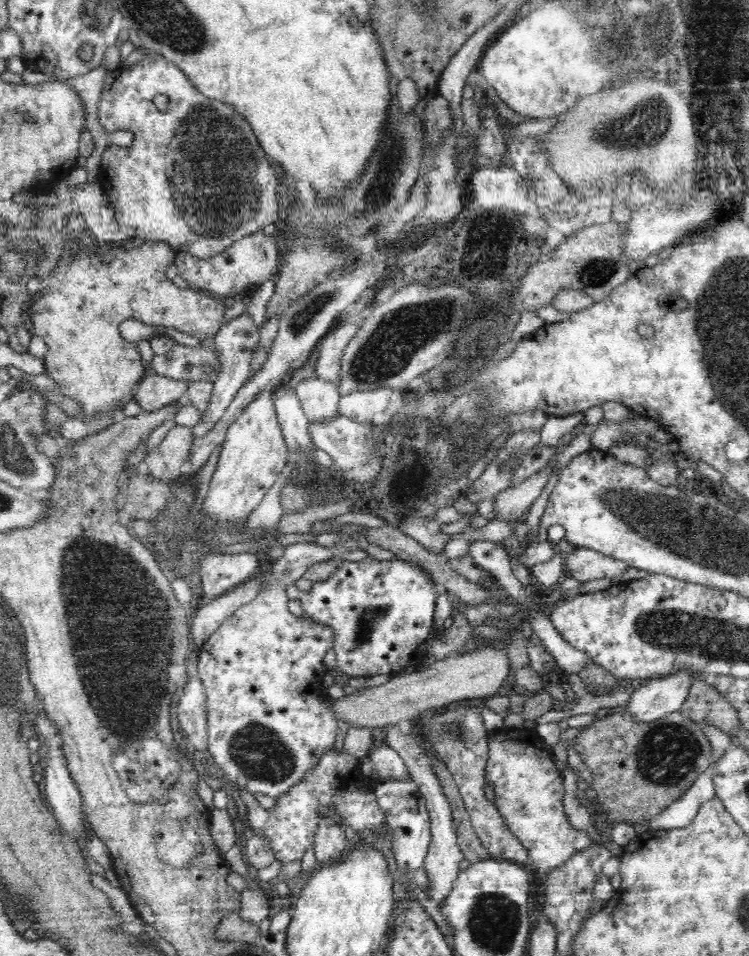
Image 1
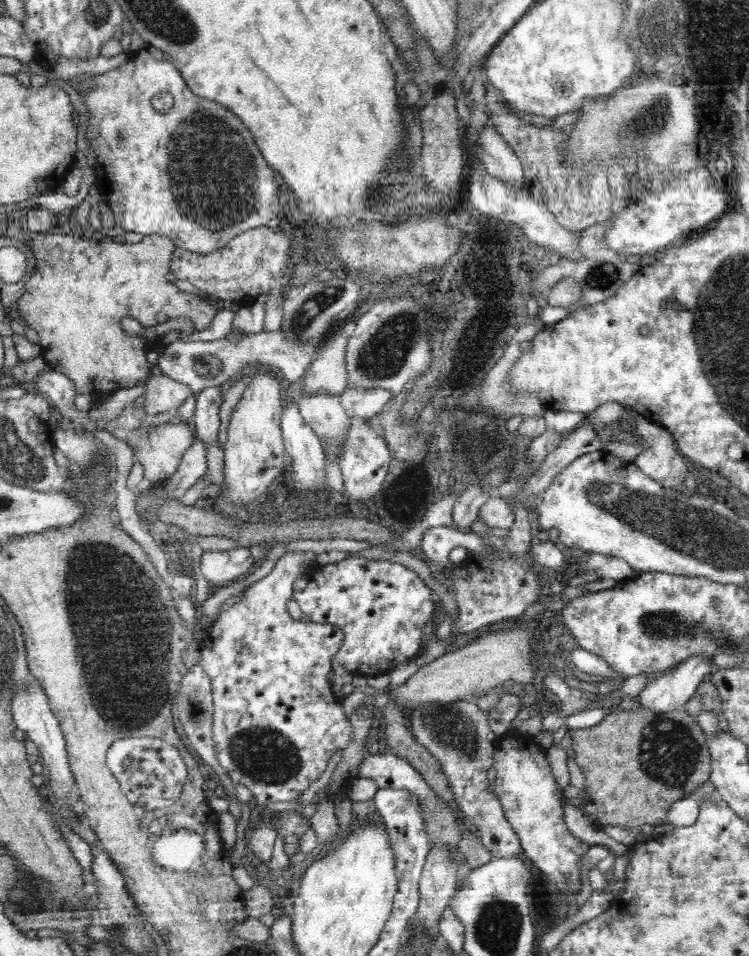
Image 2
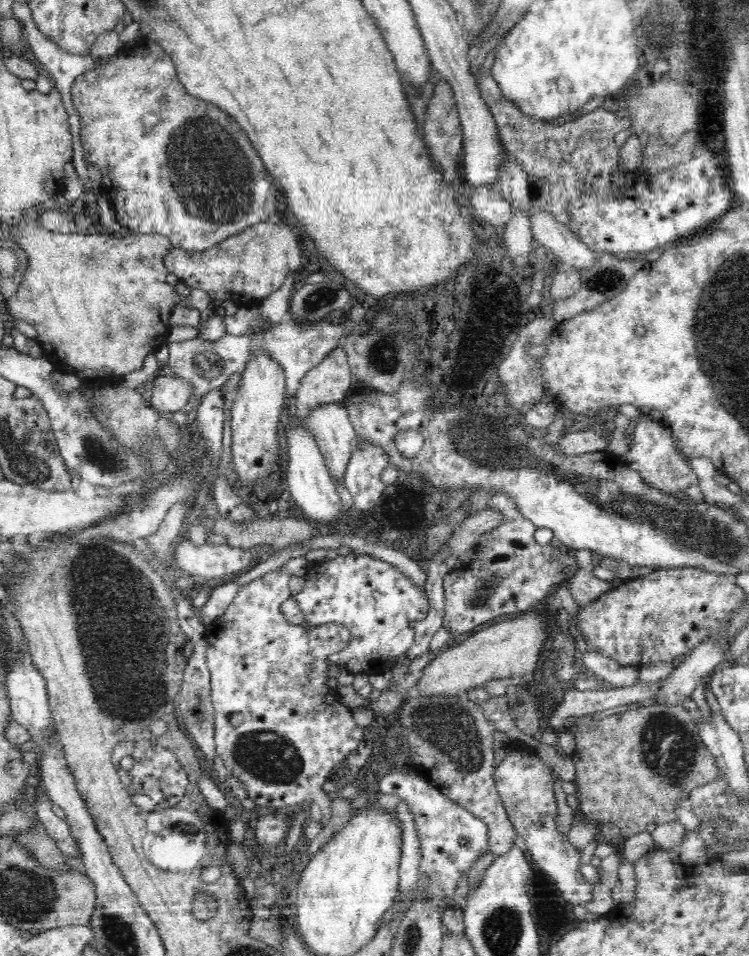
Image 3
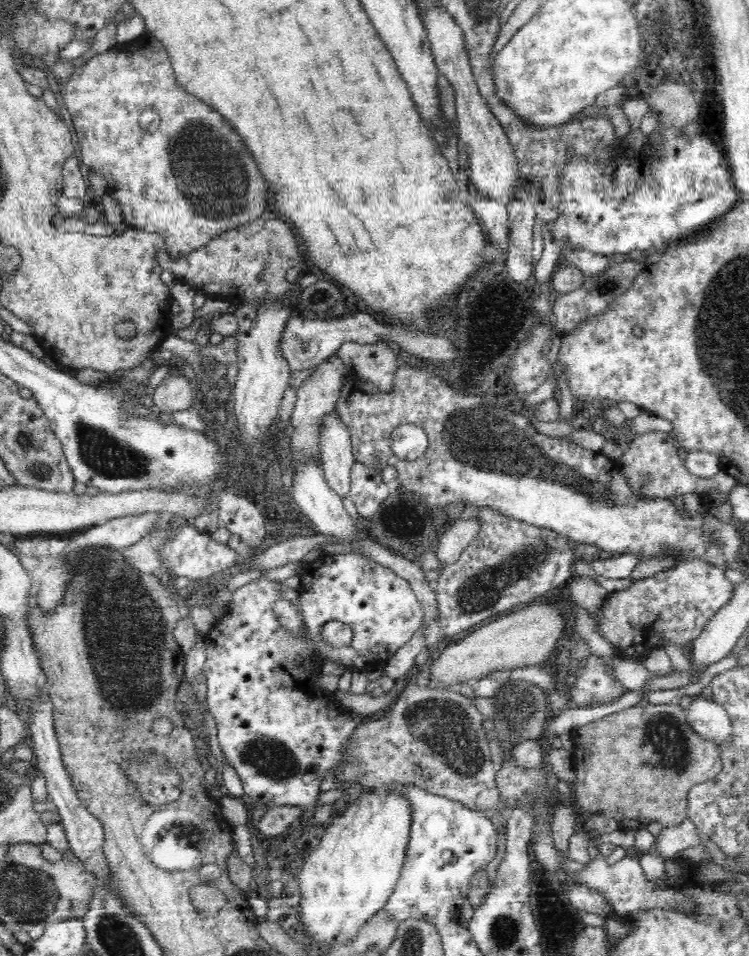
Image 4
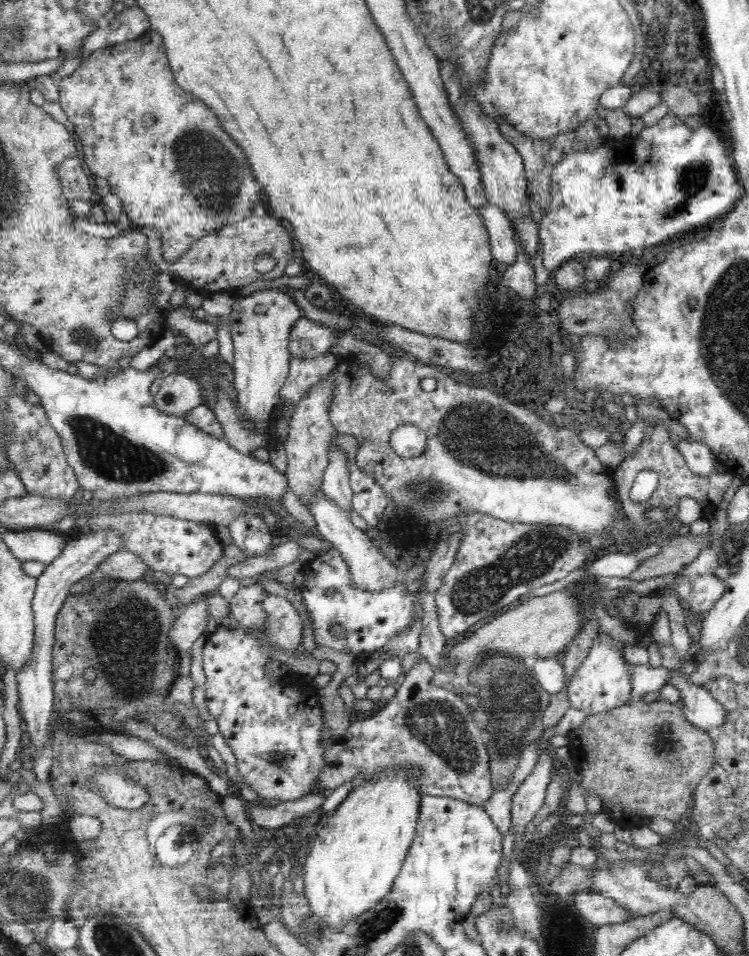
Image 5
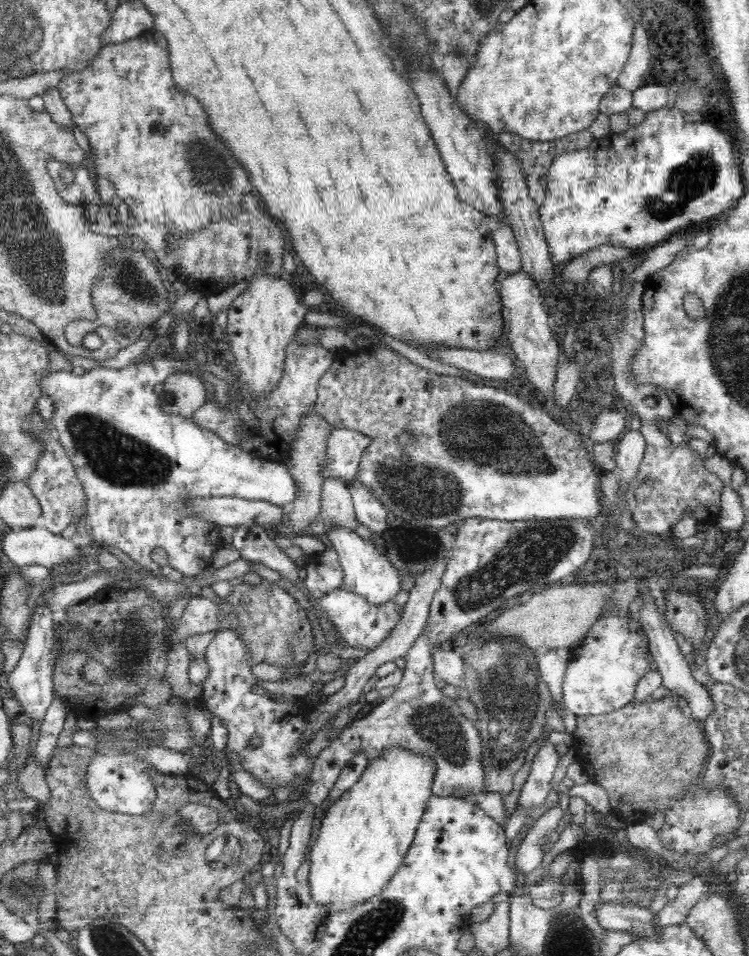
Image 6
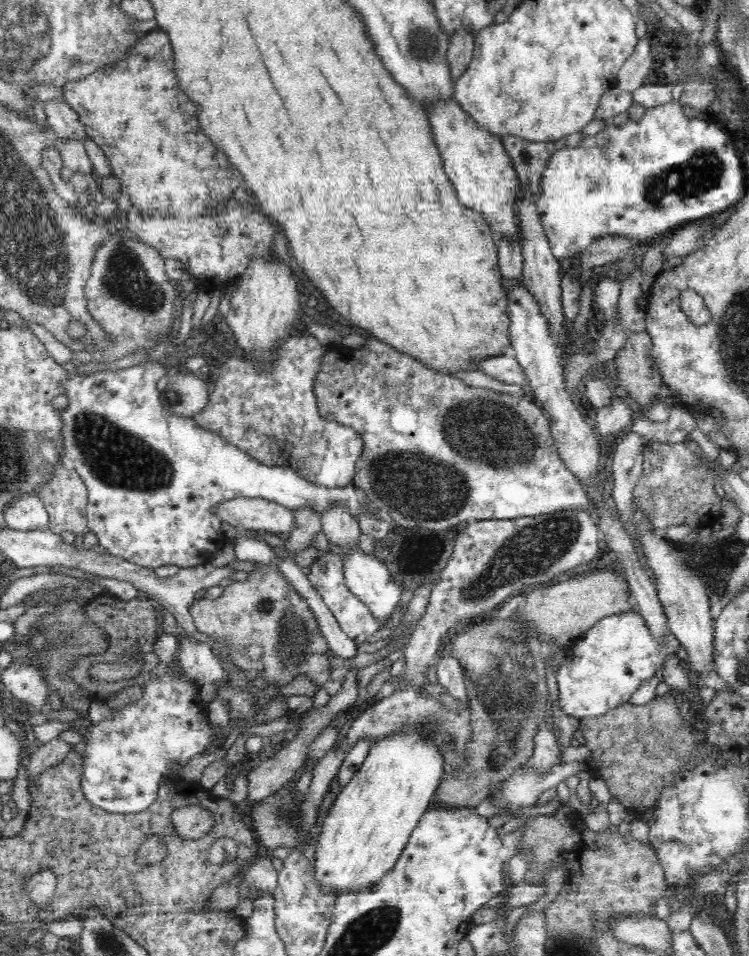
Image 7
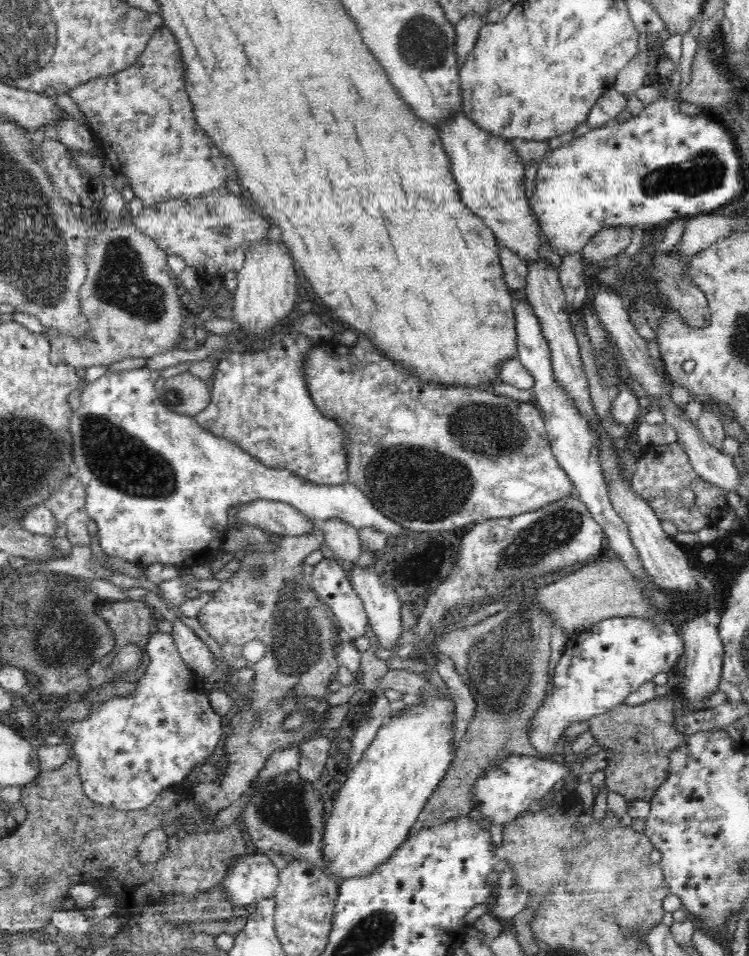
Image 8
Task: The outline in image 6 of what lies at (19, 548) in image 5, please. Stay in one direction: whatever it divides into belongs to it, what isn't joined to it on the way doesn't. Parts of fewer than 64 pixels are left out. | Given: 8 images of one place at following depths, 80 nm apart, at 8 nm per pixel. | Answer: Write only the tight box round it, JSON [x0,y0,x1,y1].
[1,524,79,569]

